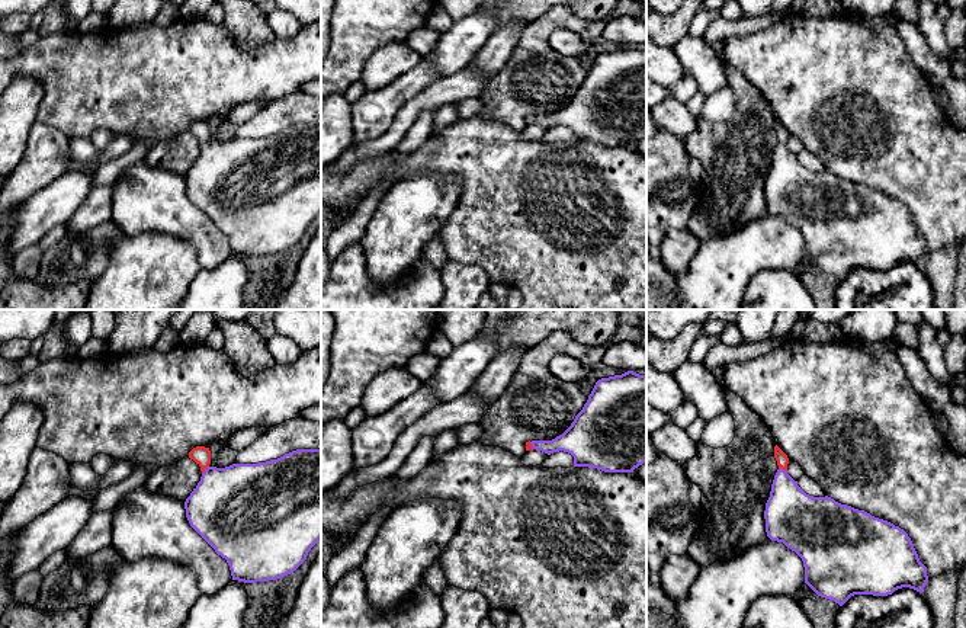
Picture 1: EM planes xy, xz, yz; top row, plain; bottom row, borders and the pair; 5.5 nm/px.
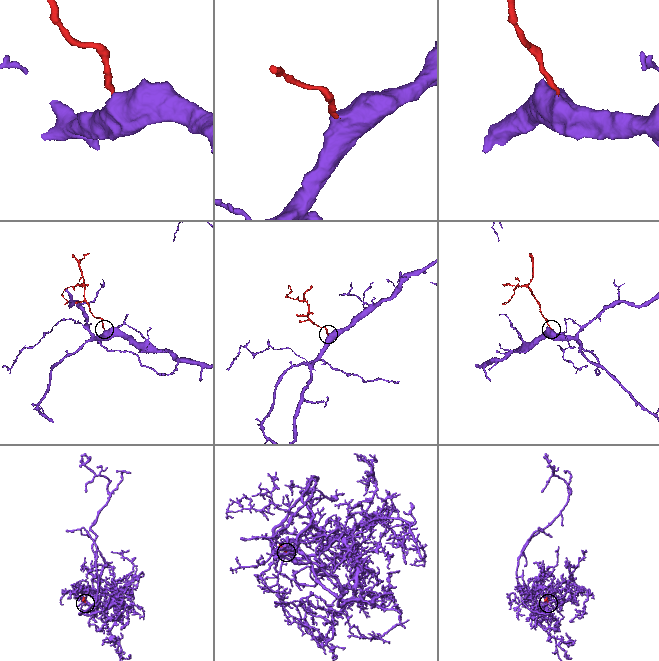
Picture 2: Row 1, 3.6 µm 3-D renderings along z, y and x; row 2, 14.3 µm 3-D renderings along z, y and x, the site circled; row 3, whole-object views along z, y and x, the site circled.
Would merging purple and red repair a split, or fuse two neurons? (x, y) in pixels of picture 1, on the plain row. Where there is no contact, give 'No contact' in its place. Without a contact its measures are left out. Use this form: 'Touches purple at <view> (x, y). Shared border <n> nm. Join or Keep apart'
Touches purple at xy (205, 144). Shared border 70 nm. Join

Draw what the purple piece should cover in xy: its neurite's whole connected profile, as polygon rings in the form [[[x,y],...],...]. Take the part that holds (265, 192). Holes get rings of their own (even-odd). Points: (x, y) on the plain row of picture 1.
[[[196,121],[189,126],[202,145],[200,156],[184,176],[190,201],[227,234],[232,254],[269,256],[293,247],[321,214],[321,124],[296,124],[259,138],[211,141],[211,125]]]

